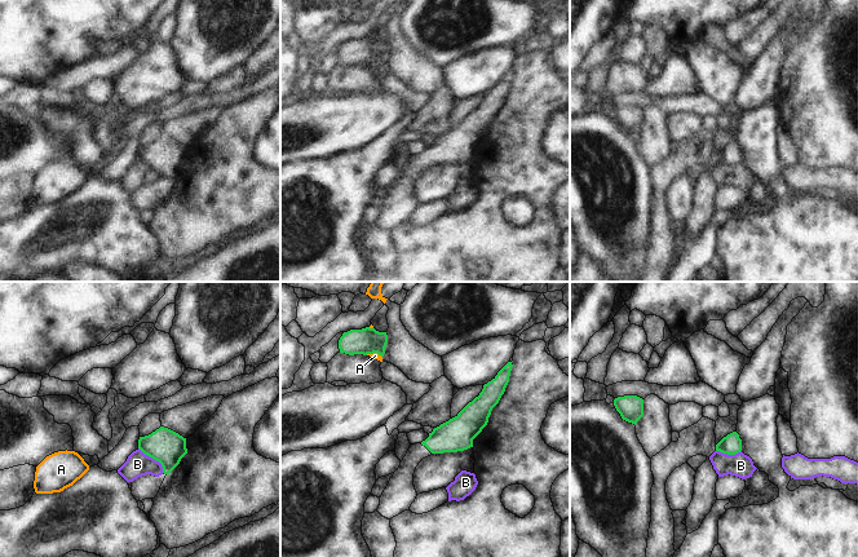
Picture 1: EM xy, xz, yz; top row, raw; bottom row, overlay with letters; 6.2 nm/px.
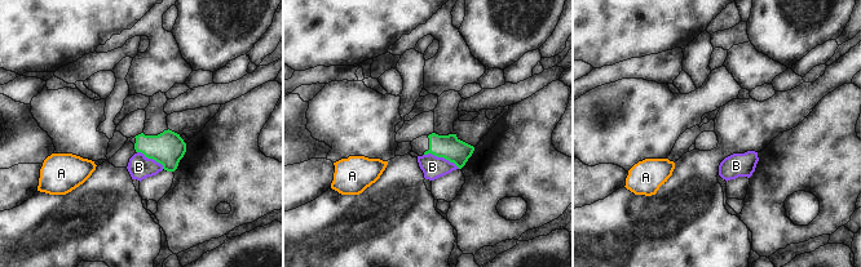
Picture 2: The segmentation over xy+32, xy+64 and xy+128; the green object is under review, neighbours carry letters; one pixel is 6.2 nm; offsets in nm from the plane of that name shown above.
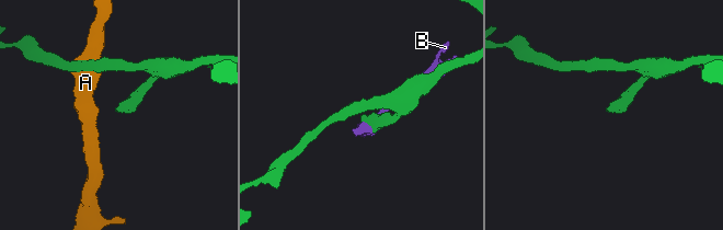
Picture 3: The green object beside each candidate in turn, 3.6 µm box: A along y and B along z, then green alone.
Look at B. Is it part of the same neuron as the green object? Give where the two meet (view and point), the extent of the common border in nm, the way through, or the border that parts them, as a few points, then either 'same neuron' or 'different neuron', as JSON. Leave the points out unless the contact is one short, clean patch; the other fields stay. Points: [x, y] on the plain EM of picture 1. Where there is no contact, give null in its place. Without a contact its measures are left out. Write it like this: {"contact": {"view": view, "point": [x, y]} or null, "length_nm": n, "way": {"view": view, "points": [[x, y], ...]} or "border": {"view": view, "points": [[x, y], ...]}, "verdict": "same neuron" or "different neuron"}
{"contact": {"view": "xy", "point": [154, 169]}, "length_nm": 220, "border": {"view": "xy", "points": [[138, 158], [155, 169], [163, 182]]}, "verdict": "different neuron"}

